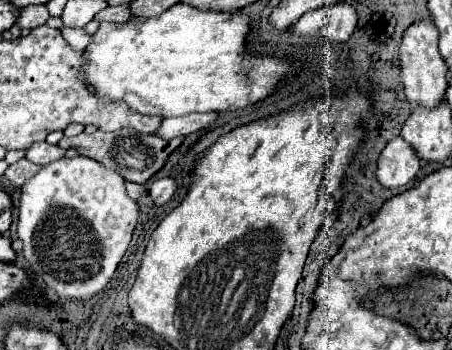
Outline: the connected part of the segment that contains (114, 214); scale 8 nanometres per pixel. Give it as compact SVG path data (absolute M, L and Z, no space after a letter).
M79 155L75 159L63 157L53 161L21 187L17 235L23 241L23 255L31 263L37 281L57 297L87 299L103 291L129 247L137 221L139 205L127 195L121 175L89 157Z

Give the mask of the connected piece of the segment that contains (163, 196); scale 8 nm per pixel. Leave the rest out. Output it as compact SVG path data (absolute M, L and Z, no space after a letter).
M163 177L163 179L155 179L155 181L153 181L153 185L151 185L151 189L149 189L149 195L151 195L151 199L155 201L155 205L163 205L163 203L167 203L167 201L173 197L175 189L177 189L175 179Z

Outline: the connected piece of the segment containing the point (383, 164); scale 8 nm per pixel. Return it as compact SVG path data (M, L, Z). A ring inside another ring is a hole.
M395 137L381 151L377 163L377 177L385 187L401 187L409 183L421 169L421 159L415 155L415 149L403 141L403 137Z

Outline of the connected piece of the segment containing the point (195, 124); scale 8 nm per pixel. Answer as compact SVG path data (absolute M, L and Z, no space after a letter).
M191 113L191 115L183 115L183 117L163 119L157 135L161 139L189 135L189 133L195 133L199 129L207 129L211 123L215 123L215 119L217 119L217 113Z

